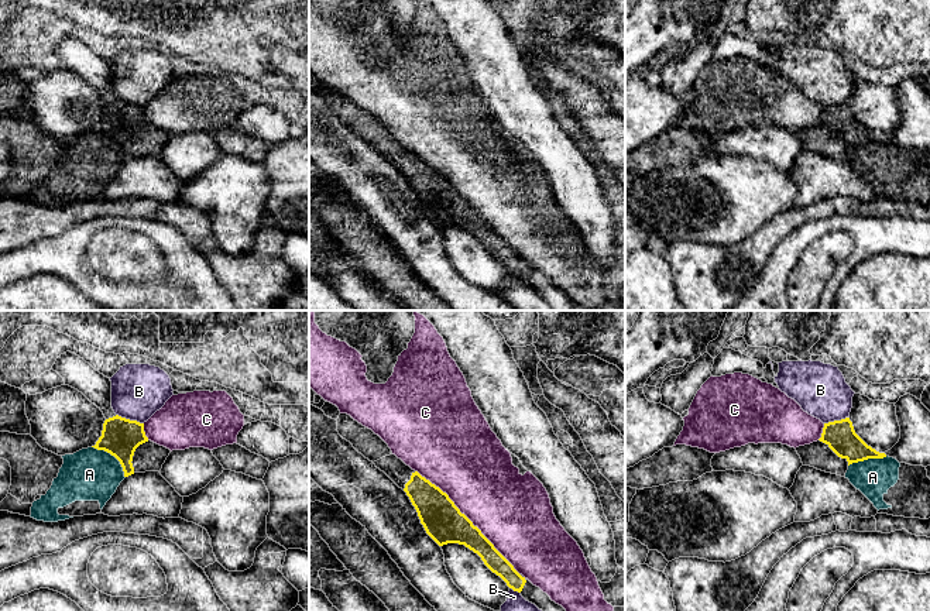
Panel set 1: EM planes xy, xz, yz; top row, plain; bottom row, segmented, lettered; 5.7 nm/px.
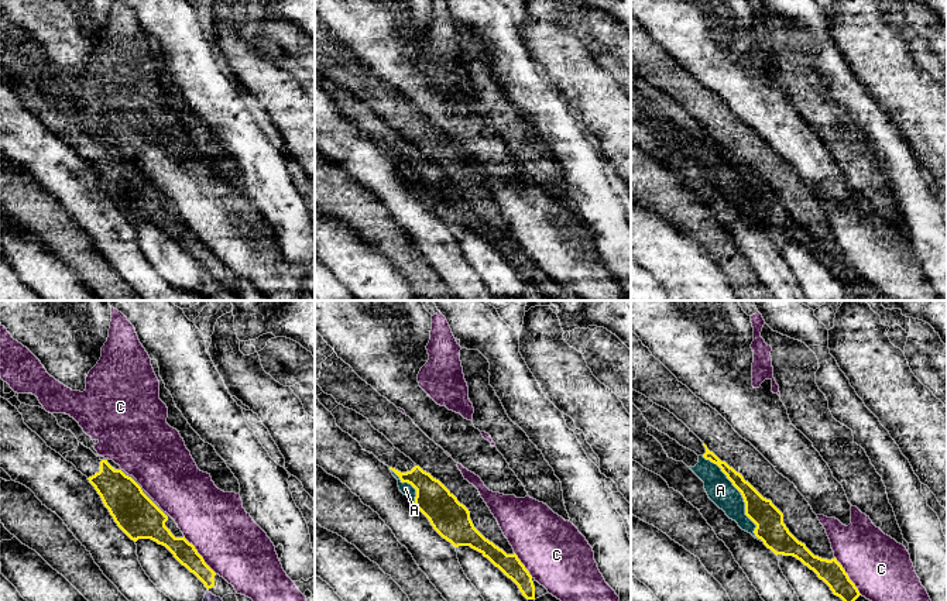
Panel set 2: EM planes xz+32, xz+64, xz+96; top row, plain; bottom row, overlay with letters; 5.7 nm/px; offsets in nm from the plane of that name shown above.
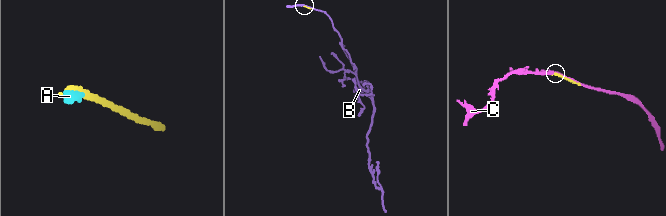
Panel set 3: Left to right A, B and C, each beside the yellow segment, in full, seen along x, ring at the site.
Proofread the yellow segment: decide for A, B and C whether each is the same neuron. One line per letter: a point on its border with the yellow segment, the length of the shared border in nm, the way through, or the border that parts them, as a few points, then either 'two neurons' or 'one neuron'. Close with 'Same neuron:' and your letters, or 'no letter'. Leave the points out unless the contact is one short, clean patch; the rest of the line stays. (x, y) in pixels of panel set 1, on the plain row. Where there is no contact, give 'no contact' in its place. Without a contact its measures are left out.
A: xy (113, 138) | 260 nm | two neurons
B: xy (129, 103) | 170 nm | two neurons
C: xz (469, 203) | 850 nm | two neurons
Same neuron: no letter

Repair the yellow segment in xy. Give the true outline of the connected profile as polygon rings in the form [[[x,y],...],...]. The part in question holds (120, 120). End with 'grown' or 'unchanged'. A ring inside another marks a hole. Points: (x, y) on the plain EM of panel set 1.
[[[119,99],[103,107],[102,120],[92,130],[114,140],[124,161],[134,157],[161,155],[171,134],[151,126],[144,116],[144,107]]]; grown

